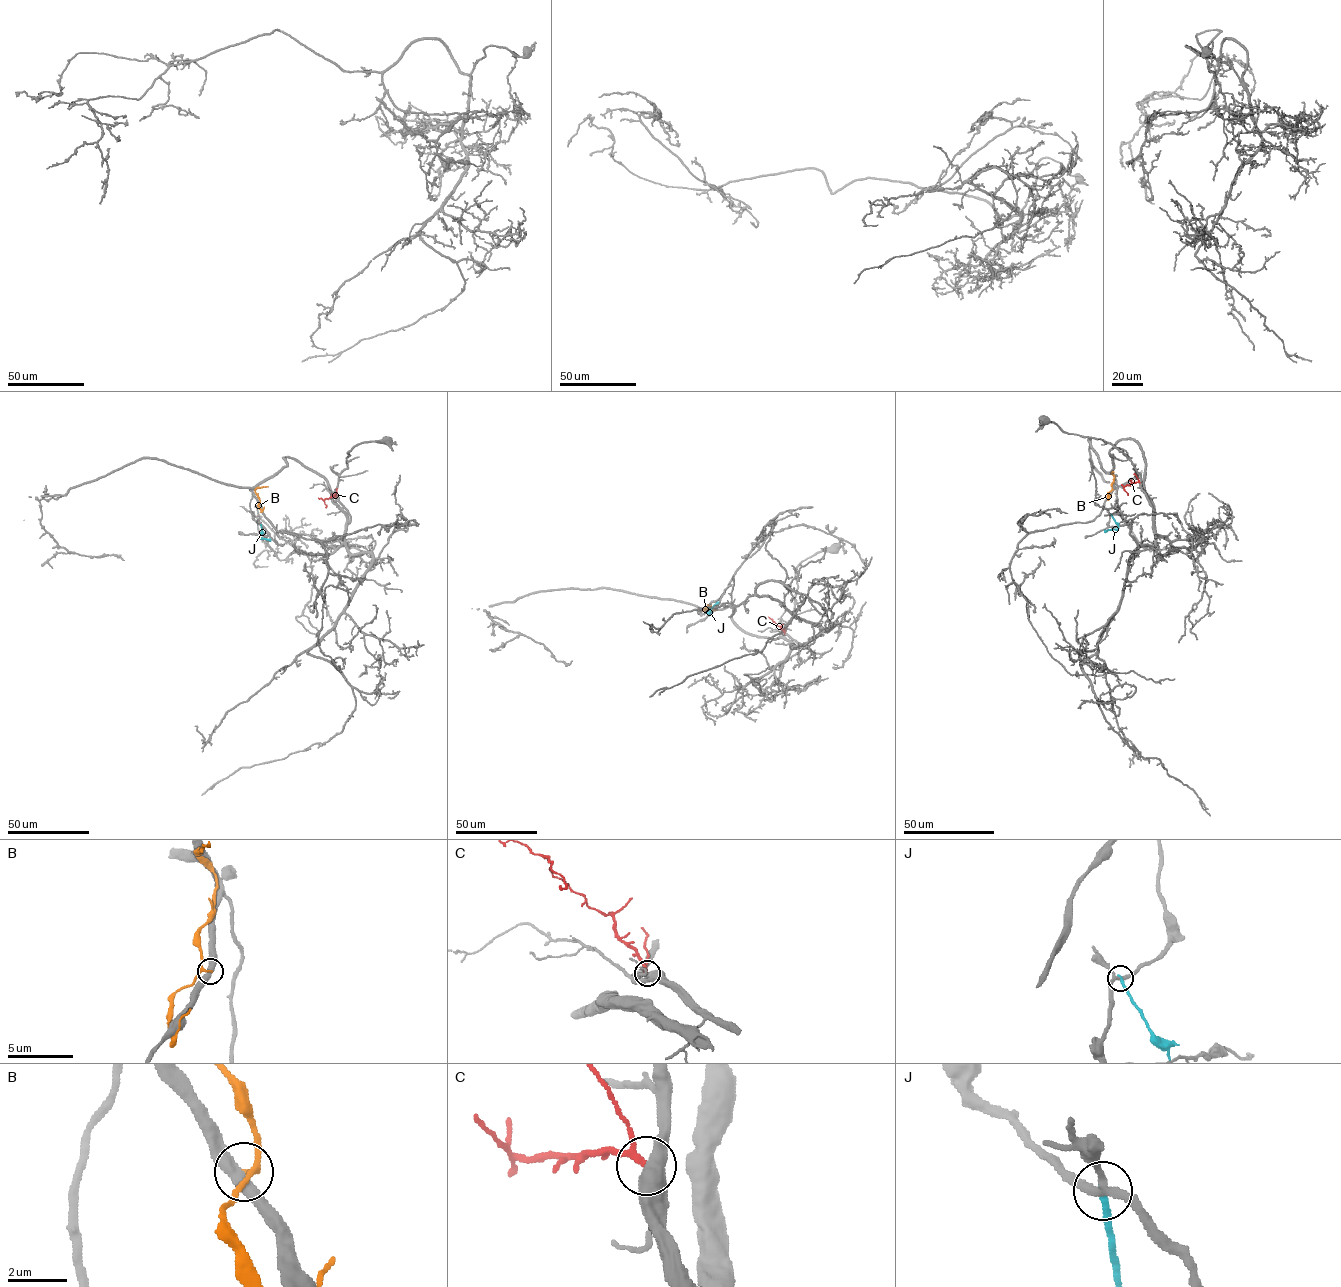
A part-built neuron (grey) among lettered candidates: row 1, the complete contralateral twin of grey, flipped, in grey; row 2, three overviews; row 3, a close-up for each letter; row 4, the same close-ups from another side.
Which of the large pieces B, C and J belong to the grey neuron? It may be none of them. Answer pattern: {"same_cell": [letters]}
{"same_cell": ["C"]}

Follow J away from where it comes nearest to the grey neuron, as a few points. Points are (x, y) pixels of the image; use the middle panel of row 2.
J: (709, 608), (709, 614), (719, 602)

